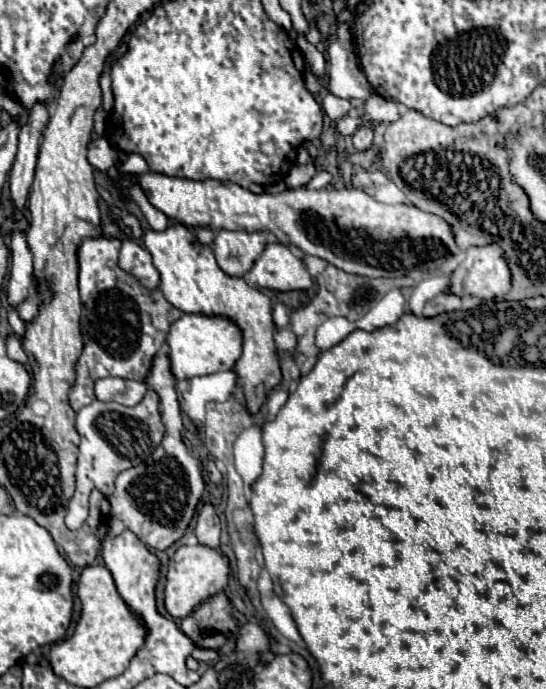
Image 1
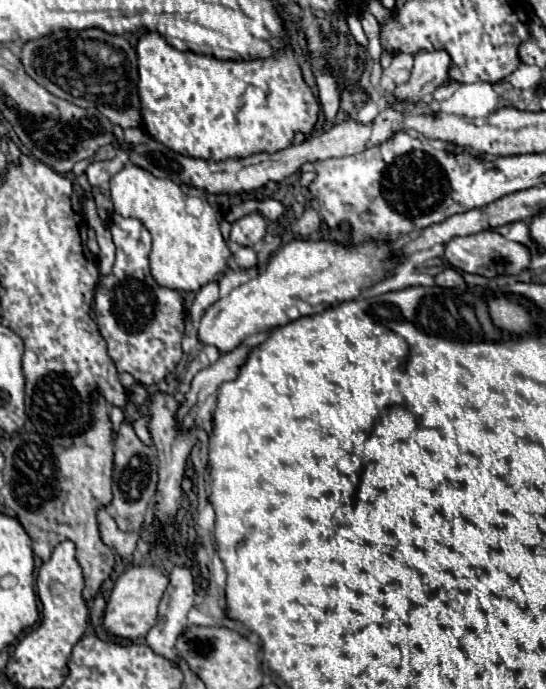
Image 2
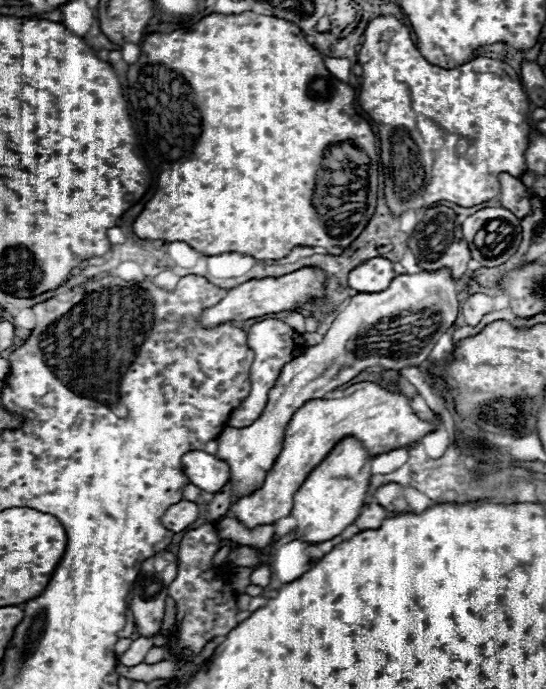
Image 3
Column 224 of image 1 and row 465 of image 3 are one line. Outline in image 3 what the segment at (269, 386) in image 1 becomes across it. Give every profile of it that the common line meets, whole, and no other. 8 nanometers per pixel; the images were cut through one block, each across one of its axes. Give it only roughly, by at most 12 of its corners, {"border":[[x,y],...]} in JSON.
{"border":[[376,382],[292,416],[264,486],[230,510],[248,528],[290,516],[342,438],[376,458],[434,432]]}

